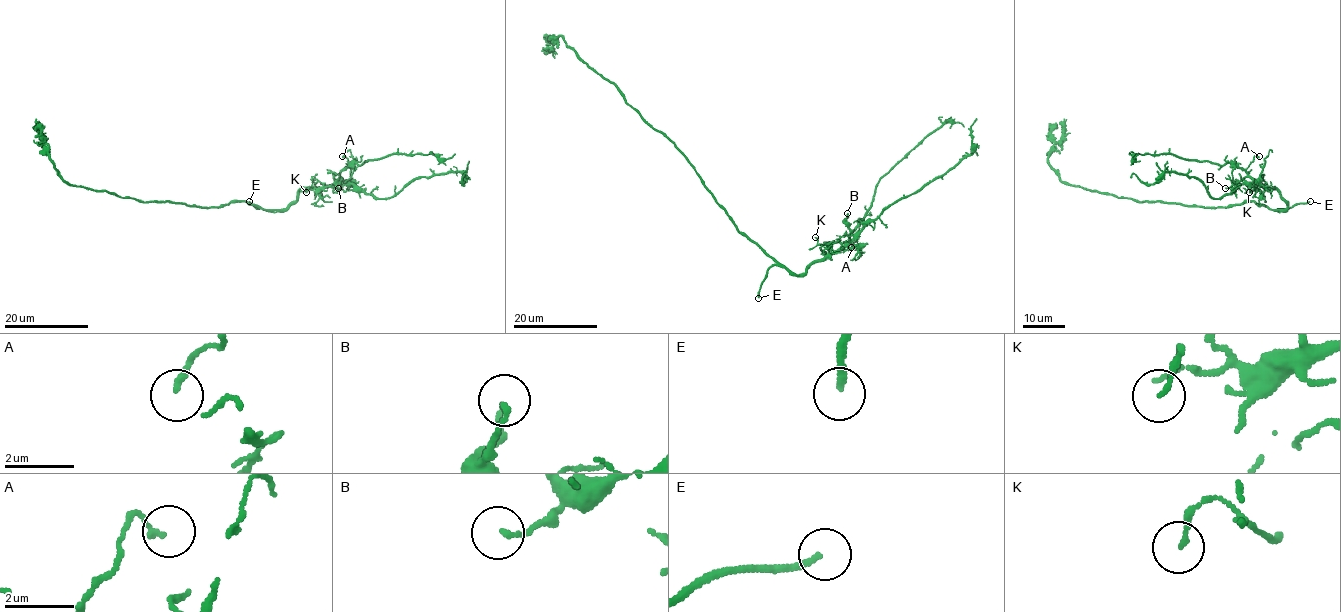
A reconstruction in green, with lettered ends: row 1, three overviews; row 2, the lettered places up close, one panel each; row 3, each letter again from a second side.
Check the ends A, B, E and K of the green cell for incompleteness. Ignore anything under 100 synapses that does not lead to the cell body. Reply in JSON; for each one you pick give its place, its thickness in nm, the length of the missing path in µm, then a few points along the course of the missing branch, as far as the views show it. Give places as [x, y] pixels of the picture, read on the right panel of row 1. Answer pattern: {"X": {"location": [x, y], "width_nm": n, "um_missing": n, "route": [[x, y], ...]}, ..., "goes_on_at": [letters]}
{"E": {"location": [1310, 201], "width_nm": 180, "um_missing": 25}, "goes_on_at": ["E"]}

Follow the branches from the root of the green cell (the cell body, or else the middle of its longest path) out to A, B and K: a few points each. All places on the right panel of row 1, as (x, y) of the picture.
A: (1249, 201), (1274, 210), (1287, 207), (1277, 189), (1261, 187), (1247, 174), (1246, 169), (1253, 157), (1259, 156)
B: (1249, 201), (1274, 210), (1287, 207), (1277, 189), (1261, 187), (1249, 177), (1225, 188)
K: (1249, 201), (1274, 210), (1287, 207), (1277, 189), (1256, 186), (1249, 192)

